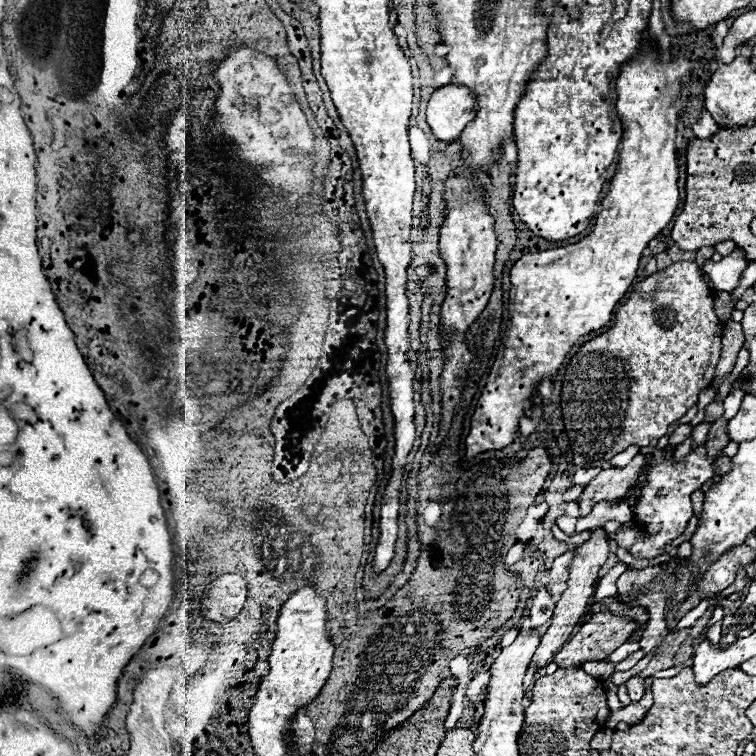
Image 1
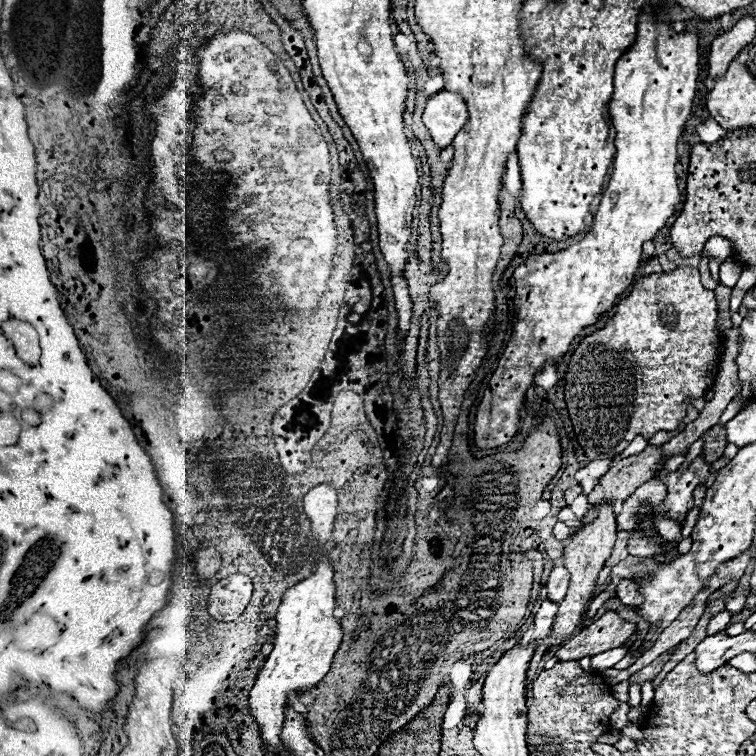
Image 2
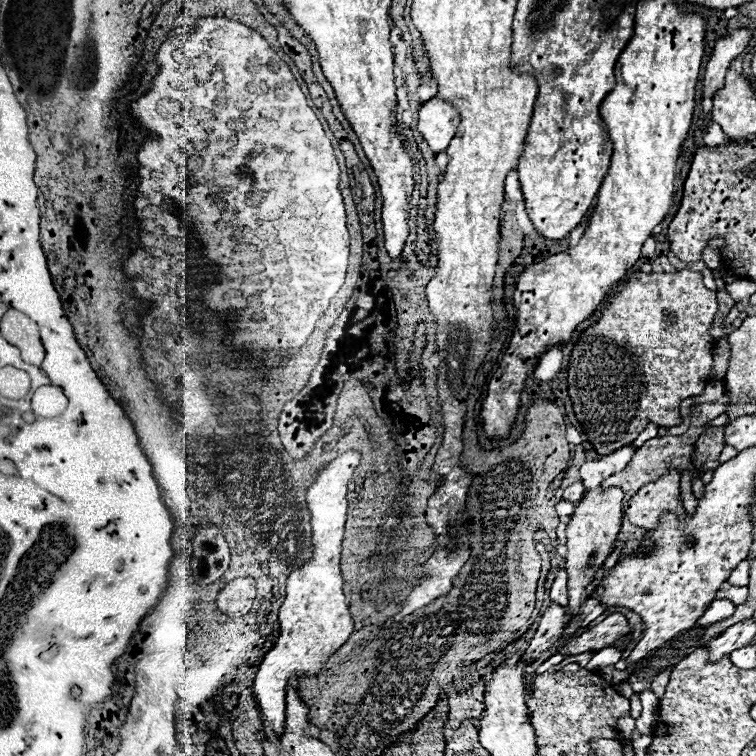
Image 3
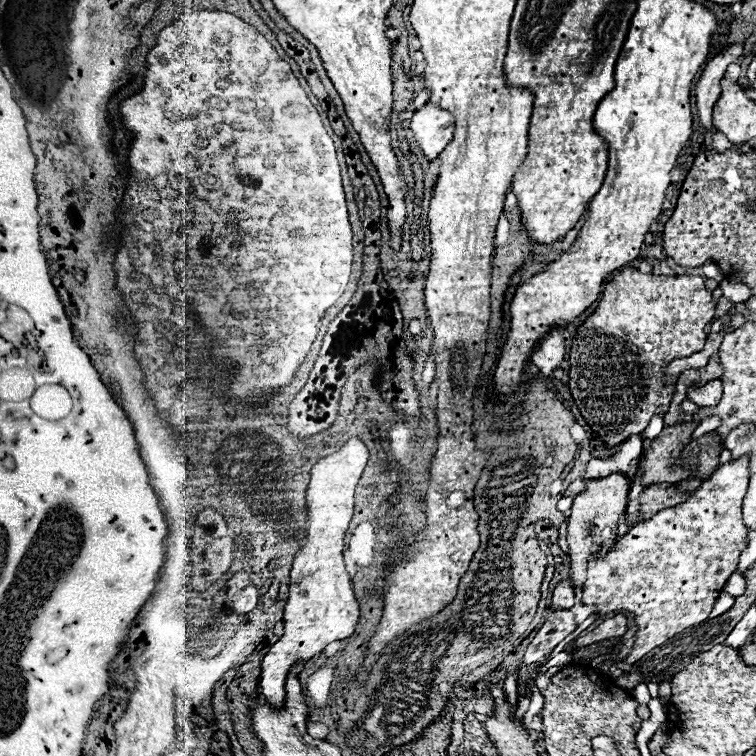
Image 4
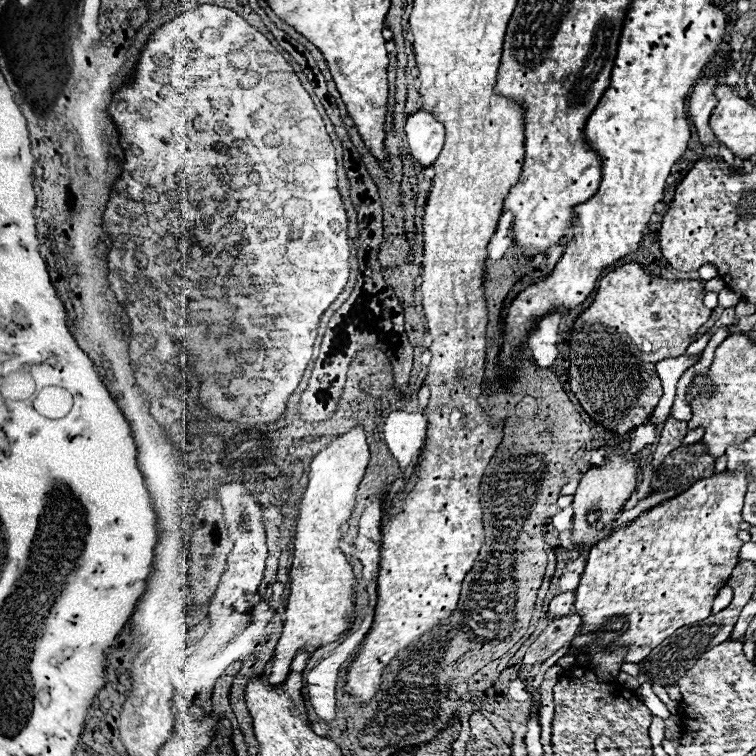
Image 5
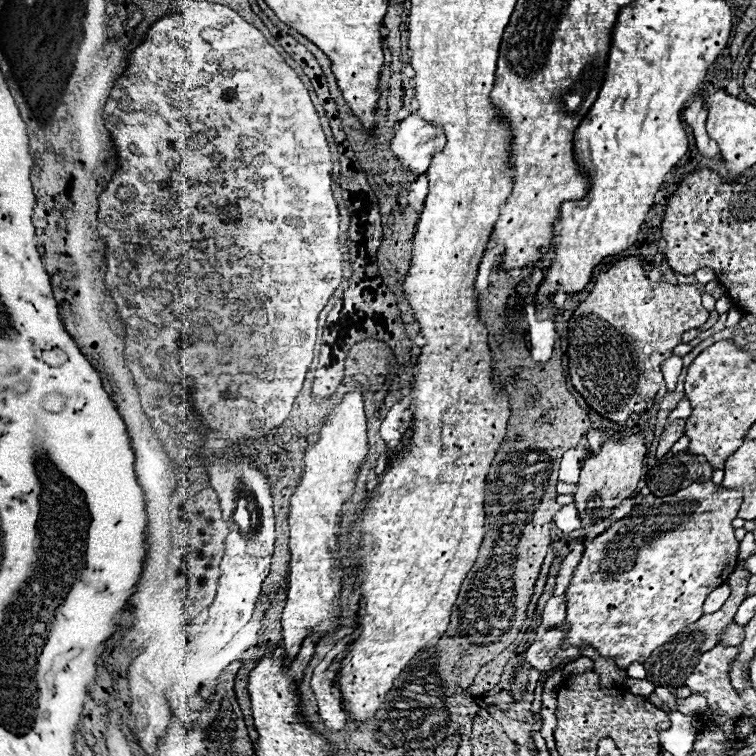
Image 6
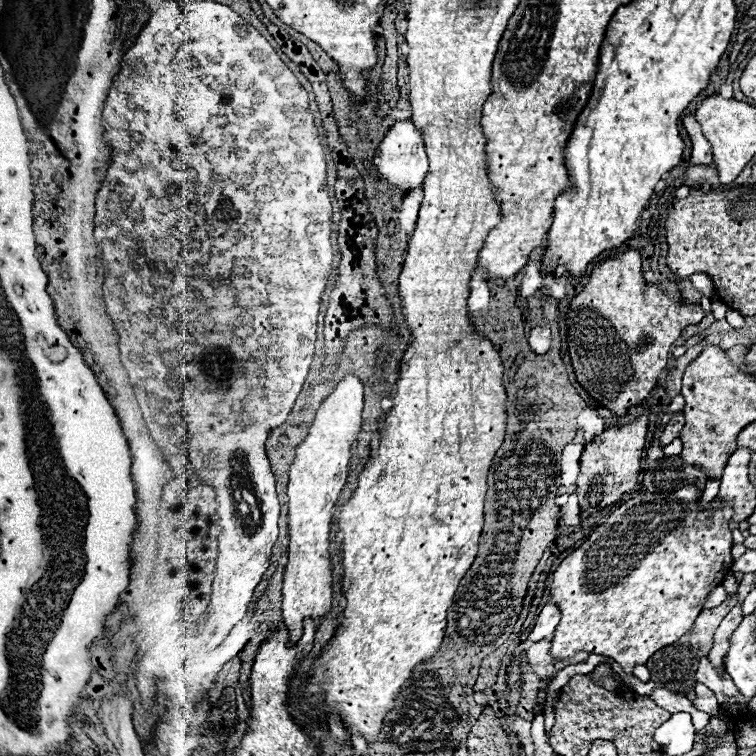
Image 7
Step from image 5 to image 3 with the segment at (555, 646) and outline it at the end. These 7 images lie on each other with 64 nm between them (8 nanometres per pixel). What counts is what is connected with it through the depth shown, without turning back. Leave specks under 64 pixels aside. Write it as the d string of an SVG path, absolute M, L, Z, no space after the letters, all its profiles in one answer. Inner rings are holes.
M550 604L540 620L540 626L534 634L534 638L530 640L530 646L526 650L526 662L534 660L534 652L538 652L544 646L552 646L556 644L564 634L566 634L566 608Z

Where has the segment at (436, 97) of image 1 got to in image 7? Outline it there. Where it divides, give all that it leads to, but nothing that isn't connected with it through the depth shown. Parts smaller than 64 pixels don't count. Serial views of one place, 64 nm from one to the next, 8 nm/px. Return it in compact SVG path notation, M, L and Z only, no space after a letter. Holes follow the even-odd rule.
M410 120L396 122L394 126L390 126L386 136L378 144L378 148L374 150L372 166L378 172L378 180L400 188L404 194L420 188L422 180L424 180L424 176L428 172L428 158L426 158L424 140L422 140L420 130L416 130Z

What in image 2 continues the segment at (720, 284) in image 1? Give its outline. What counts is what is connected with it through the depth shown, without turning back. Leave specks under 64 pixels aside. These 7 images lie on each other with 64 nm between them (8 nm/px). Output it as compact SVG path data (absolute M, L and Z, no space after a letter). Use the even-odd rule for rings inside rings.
M726 260L724 264L720 264L720 284L734 288L740 278L740 272L742 272L740 264L736 264L734 260Z

